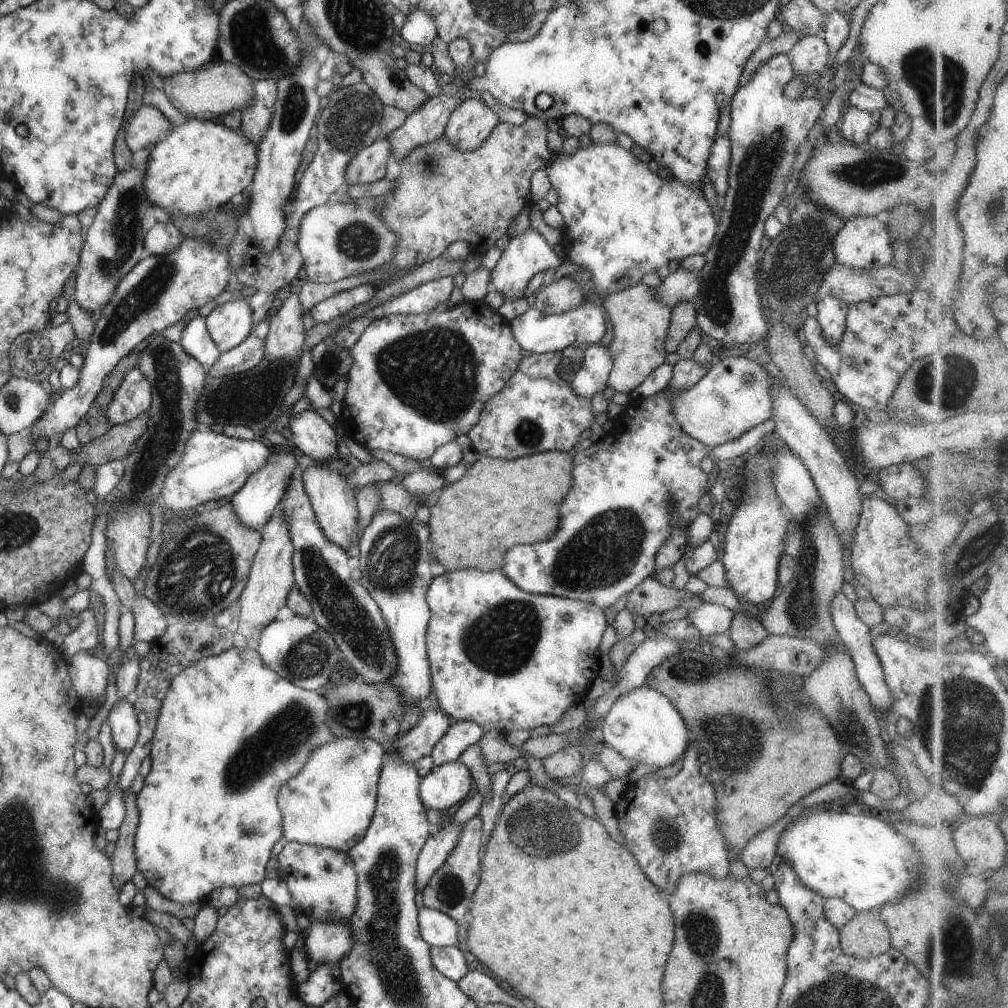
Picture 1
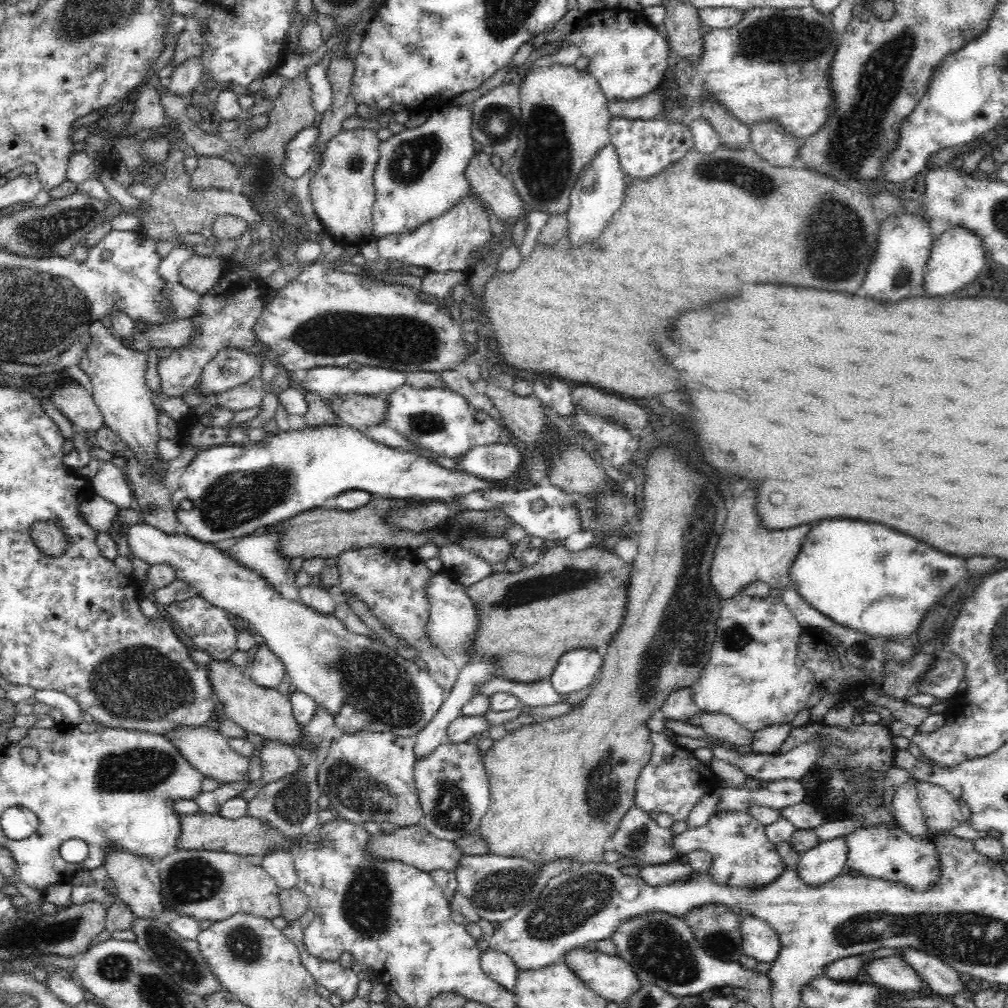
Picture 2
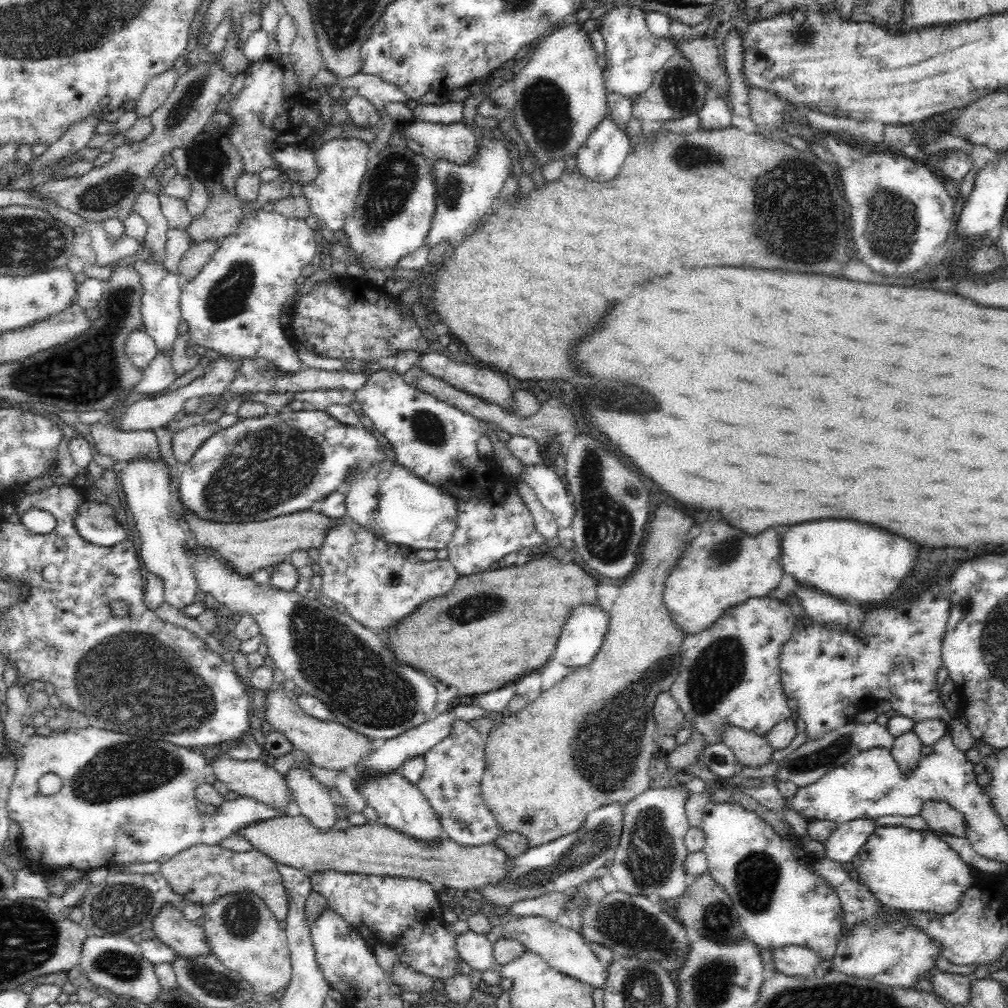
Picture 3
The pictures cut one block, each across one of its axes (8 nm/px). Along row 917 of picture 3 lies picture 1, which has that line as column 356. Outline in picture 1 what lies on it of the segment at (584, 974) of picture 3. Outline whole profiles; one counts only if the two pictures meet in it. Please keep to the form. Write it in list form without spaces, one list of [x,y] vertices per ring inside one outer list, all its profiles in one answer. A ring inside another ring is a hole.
[[[318,463],[317,466],[304,468],[299,478],[323,536],[341,550],[345,550],[349,544],[357,546],[362,532],[357,528],[355,489],[349,486],[345,475],[339,474],[337,470],[327,470]]]

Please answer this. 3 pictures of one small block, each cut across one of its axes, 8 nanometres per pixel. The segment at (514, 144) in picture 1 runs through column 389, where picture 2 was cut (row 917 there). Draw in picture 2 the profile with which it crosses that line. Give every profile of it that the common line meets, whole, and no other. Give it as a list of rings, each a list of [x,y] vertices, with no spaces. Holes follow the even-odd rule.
[[[172,850],[159,868],[164,908],[196,920],[220,922],[234,914],[252,914],[272,920],[280,914],[277,882],[261,866],[252,866],[245,857],[228,851]]]

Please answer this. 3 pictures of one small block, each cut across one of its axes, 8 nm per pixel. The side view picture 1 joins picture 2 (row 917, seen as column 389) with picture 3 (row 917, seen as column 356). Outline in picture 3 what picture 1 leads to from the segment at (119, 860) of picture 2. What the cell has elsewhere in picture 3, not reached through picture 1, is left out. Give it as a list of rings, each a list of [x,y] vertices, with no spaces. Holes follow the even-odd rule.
[[[169,902],[162,904],[158,914],[152,918],[155,938],[175,950],[176,954],[194,958],[211,952],[206,940],[203,925],[189,921],[179,909]]]

